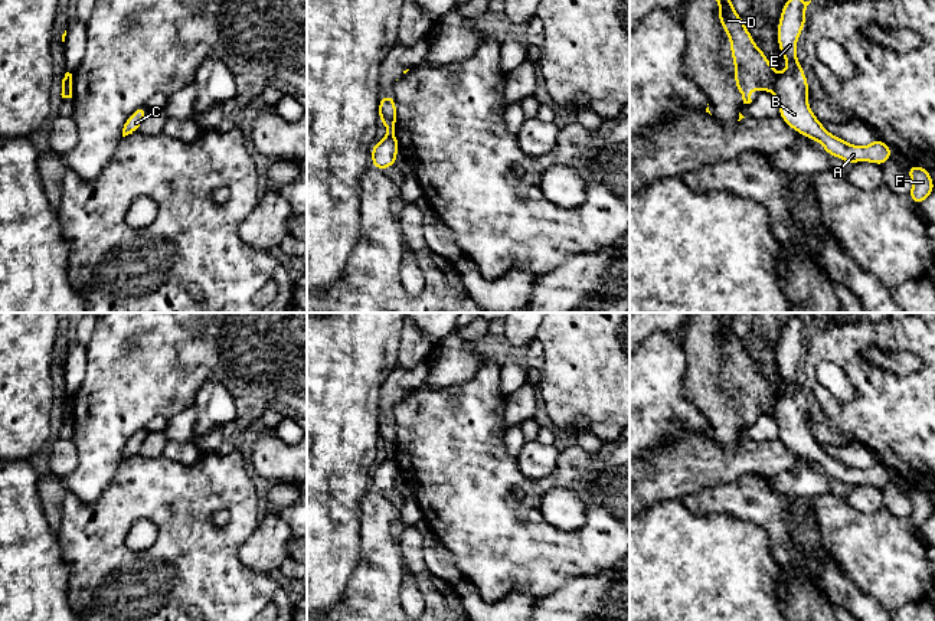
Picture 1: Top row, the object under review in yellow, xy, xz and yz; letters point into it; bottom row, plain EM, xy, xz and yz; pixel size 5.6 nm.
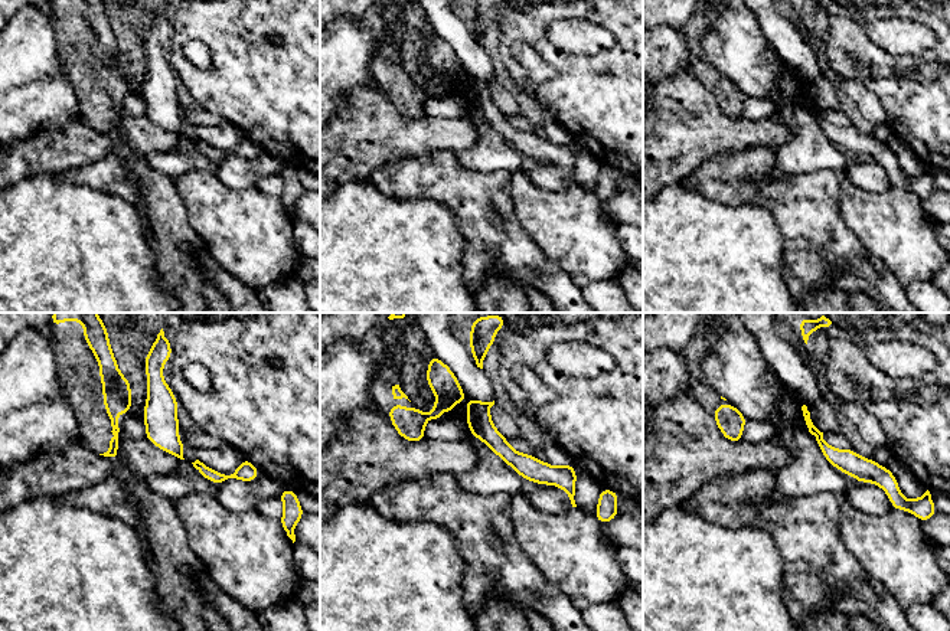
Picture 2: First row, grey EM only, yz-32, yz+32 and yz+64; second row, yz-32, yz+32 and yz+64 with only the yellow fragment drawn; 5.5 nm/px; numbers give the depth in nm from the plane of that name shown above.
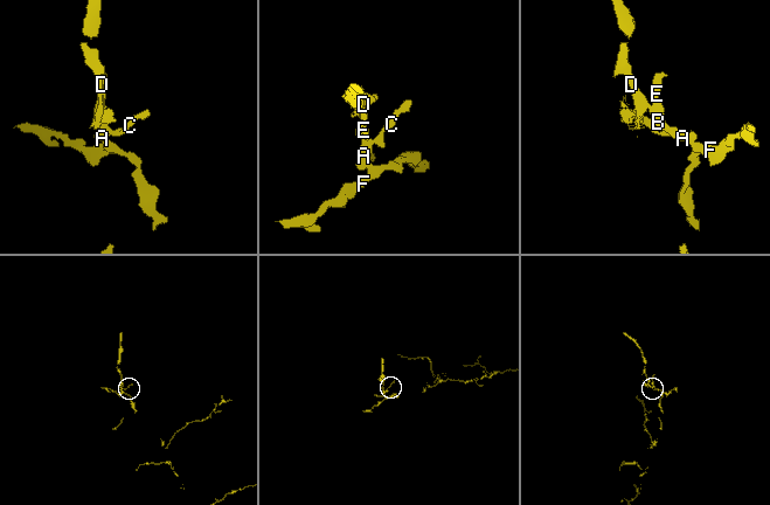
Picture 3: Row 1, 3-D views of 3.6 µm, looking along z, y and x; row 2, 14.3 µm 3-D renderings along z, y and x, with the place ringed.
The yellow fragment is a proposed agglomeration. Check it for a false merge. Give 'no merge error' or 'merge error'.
merge error

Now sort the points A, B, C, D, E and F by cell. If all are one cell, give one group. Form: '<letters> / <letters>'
A B C E F / D

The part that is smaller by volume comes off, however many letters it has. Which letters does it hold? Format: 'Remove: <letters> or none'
Remove: A, B, C, E, F

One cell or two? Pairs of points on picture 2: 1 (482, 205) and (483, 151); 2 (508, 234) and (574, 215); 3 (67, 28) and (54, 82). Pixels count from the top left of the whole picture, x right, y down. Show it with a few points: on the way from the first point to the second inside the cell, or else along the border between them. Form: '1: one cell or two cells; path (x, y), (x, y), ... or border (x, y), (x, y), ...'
1: two cells; border (453, 156), (467, 170), (511, 173)
2: two cells; border (511, 198), (516, 221), (545, 255)
3: two cells; border (52, 22), (56, 30), (62, 72), (74, 87)

